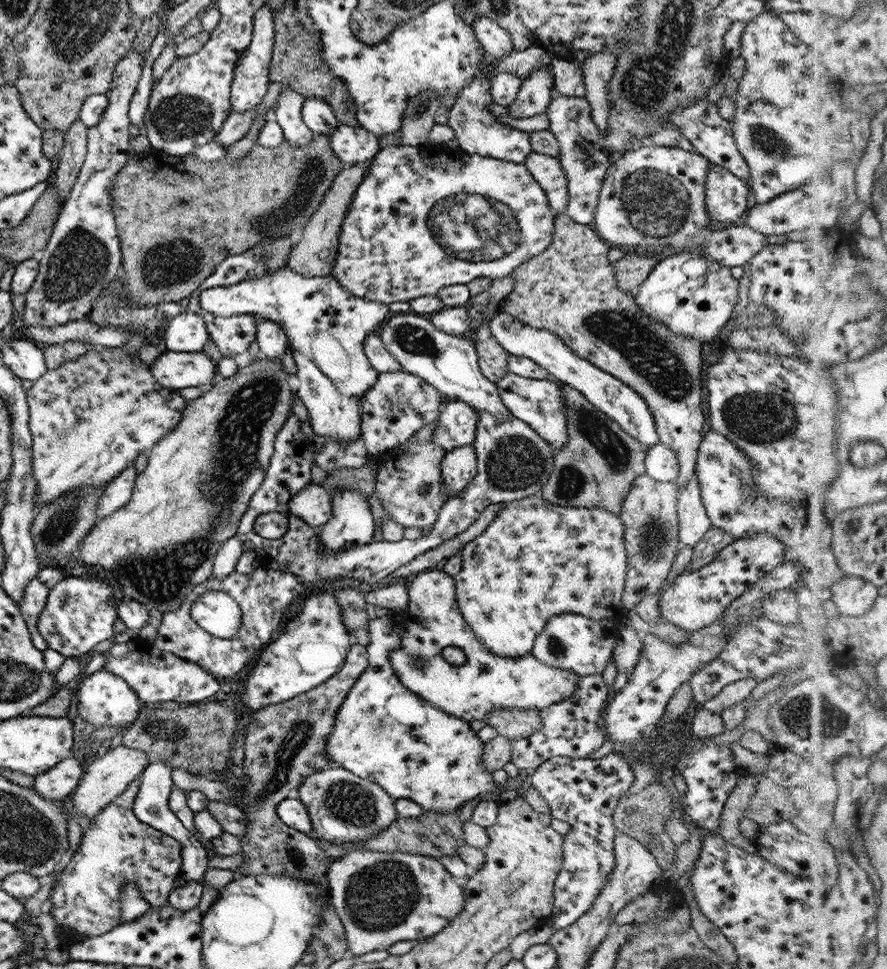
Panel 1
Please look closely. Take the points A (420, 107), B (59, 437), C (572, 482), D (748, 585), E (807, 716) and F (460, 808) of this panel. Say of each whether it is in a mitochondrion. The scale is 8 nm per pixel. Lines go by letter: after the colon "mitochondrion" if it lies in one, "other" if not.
A: mitochondrion
B: mitochondrion
C: mitochondrion
D: other
E: mitochondrion
F: other

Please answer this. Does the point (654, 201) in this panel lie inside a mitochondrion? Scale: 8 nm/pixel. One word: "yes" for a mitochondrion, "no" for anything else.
yes

